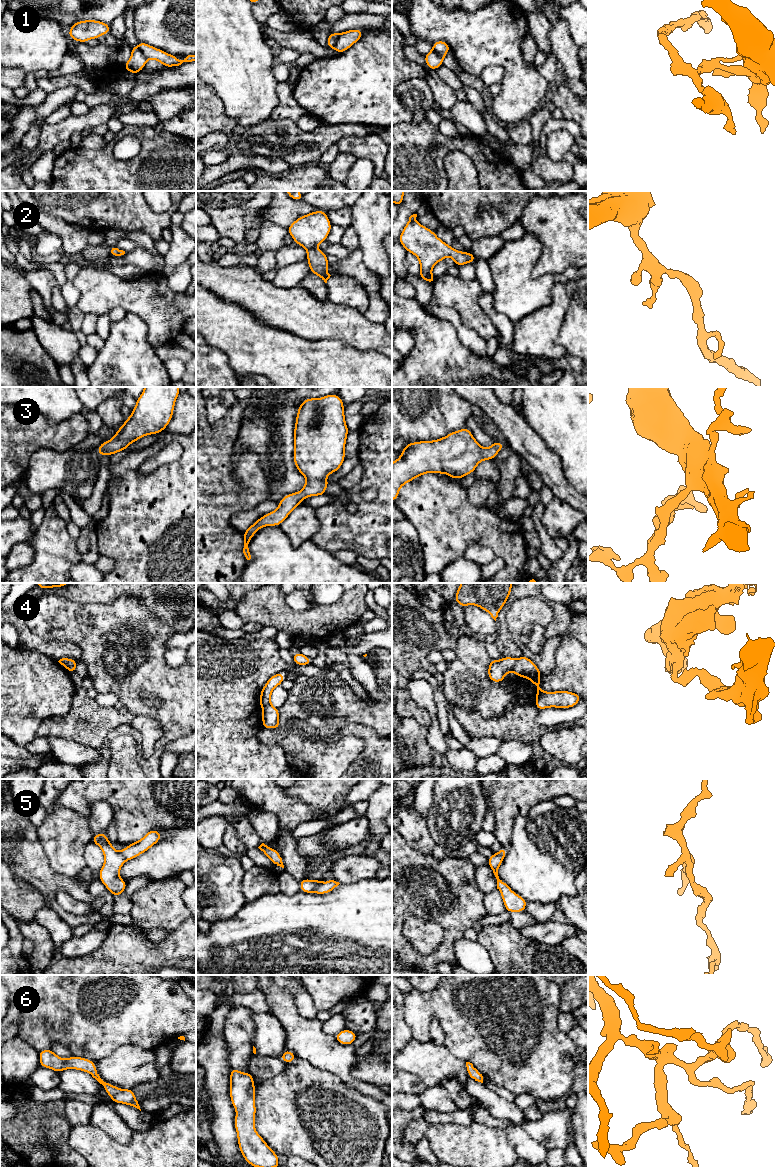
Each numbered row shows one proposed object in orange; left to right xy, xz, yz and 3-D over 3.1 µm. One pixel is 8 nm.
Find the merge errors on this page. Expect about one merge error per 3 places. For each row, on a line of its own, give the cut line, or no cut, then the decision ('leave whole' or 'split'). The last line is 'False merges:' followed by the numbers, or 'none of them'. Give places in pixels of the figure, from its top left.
1: cut xz (340, 33), (332, 47); split
2: cut none; leave whole
3: cut none; leave whole
4: cut yz (516, 659), (512, 670); split
5: cut xz (321, 883), (312, 892); split
6: cut none; leave whole
False merges: 1, 4, 5

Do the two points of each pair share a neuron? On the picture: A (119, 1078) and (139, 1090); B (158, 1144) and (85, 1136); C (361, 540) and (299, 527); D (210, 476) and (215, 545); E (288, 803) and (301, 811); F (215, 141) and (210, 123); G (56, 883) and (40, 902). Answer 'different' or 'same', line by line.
A: different
B: same
C: different
D: same
E: same
F: different
G: different

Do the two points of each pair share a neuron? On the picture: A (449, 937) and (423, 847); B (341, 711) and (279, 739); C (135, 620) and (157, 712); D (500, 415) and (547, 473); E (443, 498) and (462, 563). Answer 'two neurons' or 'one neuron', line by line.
A: two neurons
B: one neuron
C: one neuron
D: one neuron
E: two neurons

